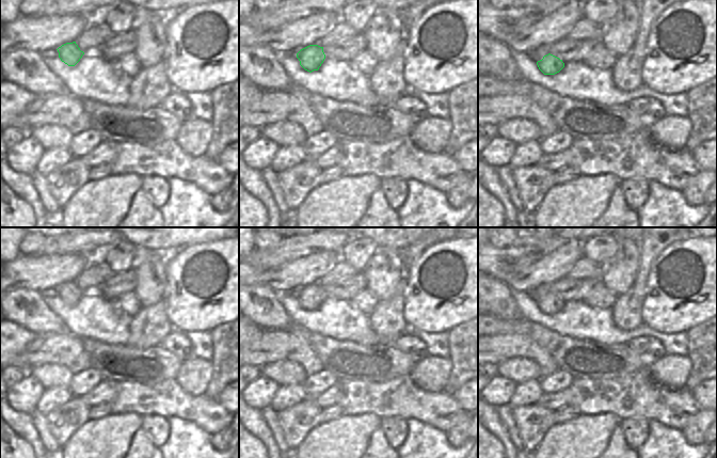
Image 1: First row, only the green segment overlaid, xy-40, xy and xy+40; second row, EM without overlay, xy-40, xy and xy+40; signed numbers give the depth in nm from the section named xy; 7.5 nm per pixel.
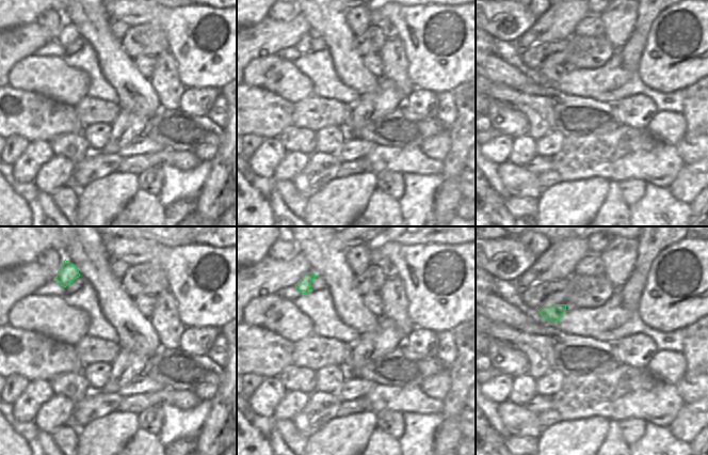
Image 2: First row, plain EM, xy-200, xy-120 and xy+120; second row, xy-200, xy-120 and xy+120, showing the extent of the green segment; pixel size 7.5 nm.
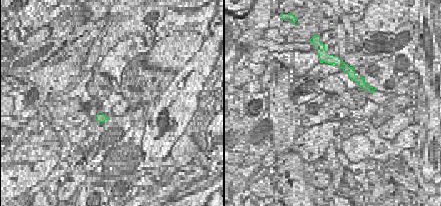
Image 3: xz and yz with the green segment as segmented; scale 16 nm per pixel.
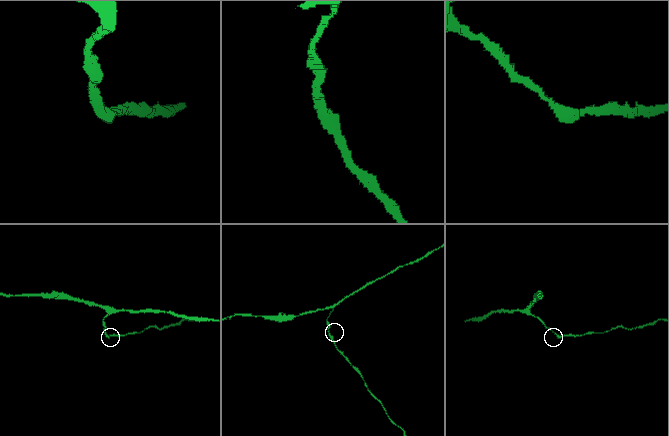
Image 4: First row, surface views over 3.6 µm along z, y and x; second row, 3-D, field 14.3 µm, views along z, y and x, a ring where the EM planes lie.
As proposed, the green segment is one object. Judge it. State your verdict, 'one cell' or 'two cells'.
one cell

